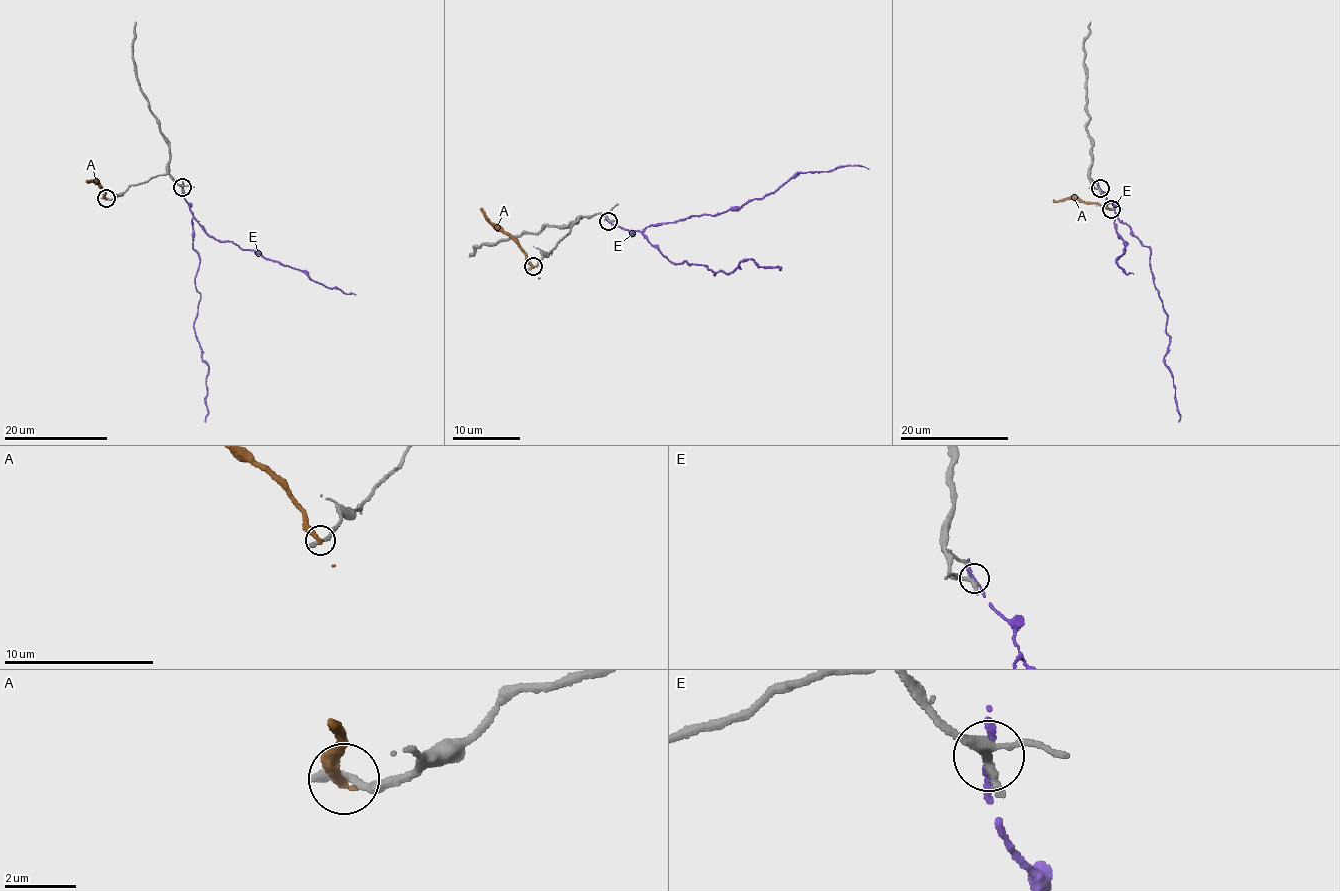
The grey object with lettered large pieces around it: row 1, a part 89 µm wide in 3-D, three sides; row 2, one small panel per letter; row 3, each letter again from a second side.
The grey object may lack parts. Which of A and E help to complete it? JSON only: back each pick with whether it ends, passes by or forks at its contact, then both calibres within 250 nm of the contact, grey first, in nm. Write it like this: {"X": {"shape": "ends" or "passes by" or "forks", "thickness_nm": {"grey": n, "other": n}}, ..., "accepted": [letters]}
{"accepted": []}

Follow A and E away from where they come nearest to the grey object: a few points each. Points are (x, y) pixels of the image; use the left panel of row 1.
A: (106, 198), (97, 183), (87, 182)
E: (182, 187), (193, 216), (192, 244), (199, 255), (195, 286), (200, 300), (194, 332), (207, 365), (205, 422)

